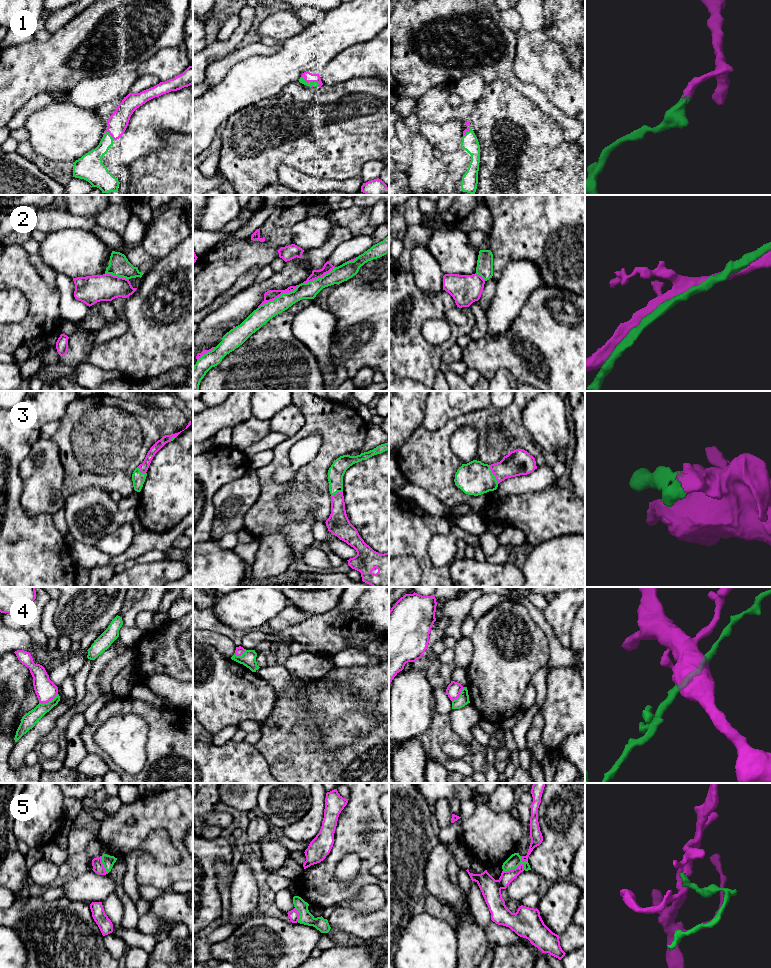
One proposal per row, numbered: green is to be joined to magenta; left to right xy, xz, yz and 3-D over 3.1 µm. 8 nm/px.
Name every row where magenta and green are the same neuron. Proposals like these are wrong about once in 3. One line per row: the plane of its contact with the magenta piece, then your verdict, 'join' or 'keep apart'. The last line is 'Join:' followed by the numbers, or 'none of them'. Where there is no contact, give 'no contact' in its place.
1: meets magenta in xz; join
2: meets magenta in xz; join
3: meets magenta in yz; join
4: meets magenta in xy; keep apart
5: meets magenta in yz; keep apart
Join: 1, 2, 3

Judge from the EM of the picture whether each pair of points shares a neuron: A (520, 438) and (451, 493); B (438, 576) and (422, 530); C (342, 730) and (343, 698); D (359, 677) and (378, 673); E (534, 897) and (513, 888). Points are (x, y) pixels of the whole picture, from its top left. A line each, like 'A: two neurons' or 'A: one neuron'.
A: one neuron
B: one neuron
C: one neuron
D: one neuron
E: two neurons

